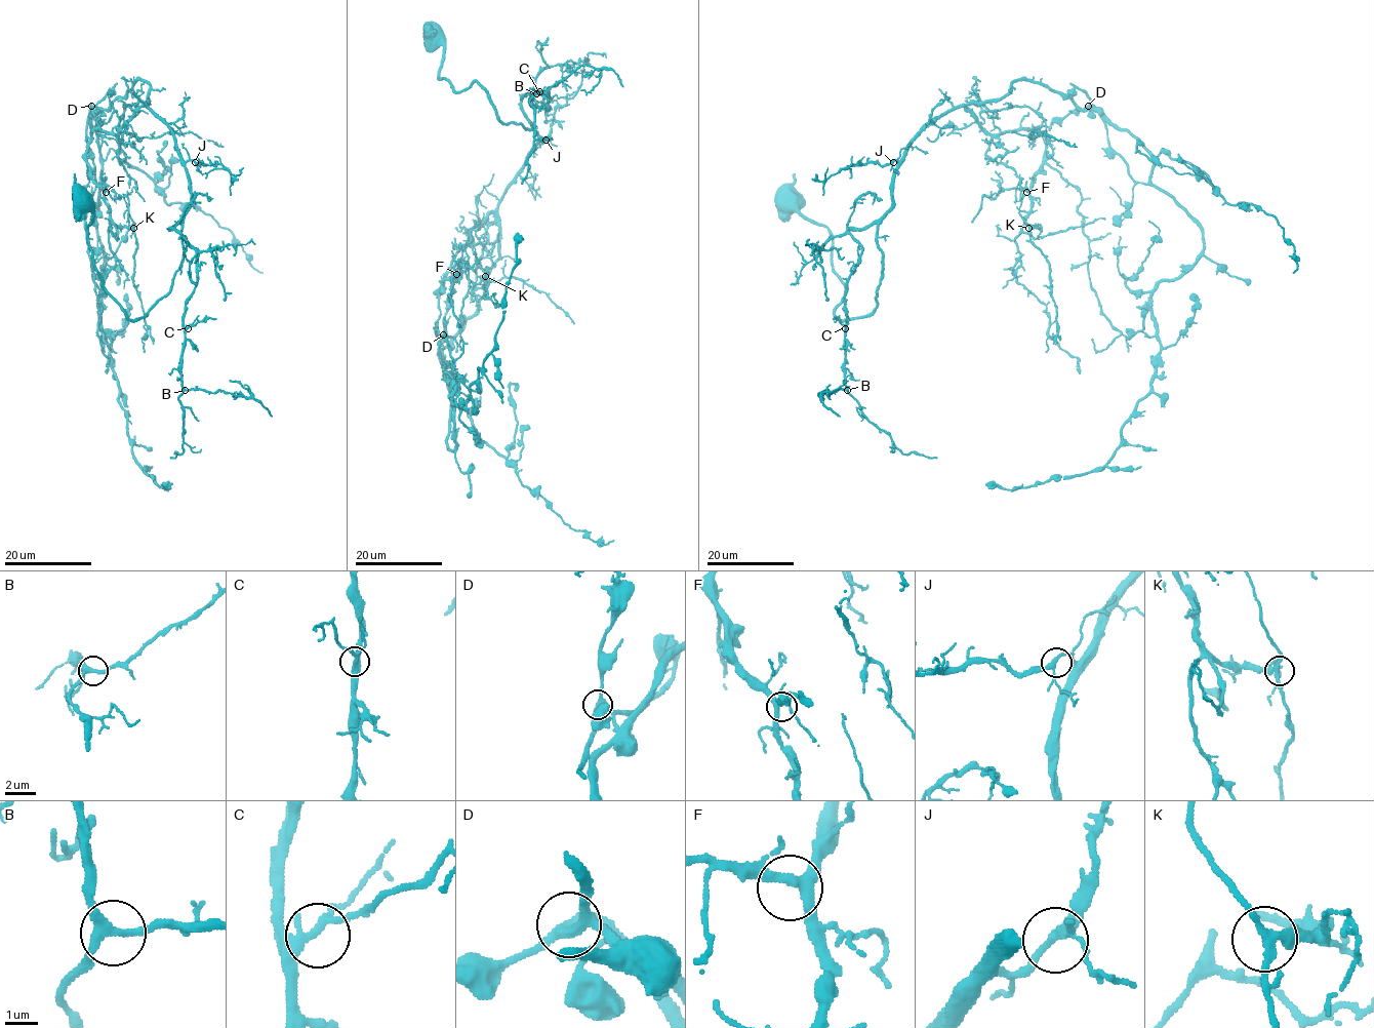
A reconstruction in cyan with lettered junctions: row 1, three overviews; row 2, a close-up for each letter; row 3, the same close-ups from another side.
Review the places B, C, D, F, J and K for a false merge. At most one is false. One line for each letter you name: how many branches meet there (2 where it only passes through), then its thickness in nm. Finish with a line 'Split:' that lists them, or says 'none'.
Split: none

